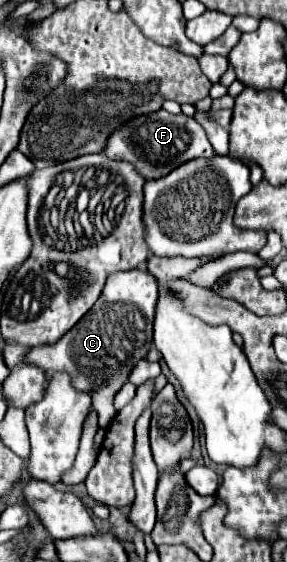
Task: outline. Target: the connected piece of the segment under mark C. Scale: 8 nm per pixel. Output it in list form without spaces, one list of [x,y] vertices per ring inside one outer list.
[[[132,269],[132,271],[118,271],[112,273],[106,281],[106,287],[94,307],[78,321],[70,333],[66,333],[56,345],[42,345],[34,347],[32,353],[28,353],[28,361],[36,361],[46,371],[64,371],[72,377],[72,387],[92,393],[92,407],[98,411],[98,423],[100,427],[108,427],[110,421],[116,415],[116,409],[112,405],[114,395],[120,391],[120,387],[126,383],[128,373],[134,369],[134,365],[144,359],[152,345],[152,323],[154,323],[154,309],[158,301],[158,285],[156,279],[144,271],[144,269]]]

